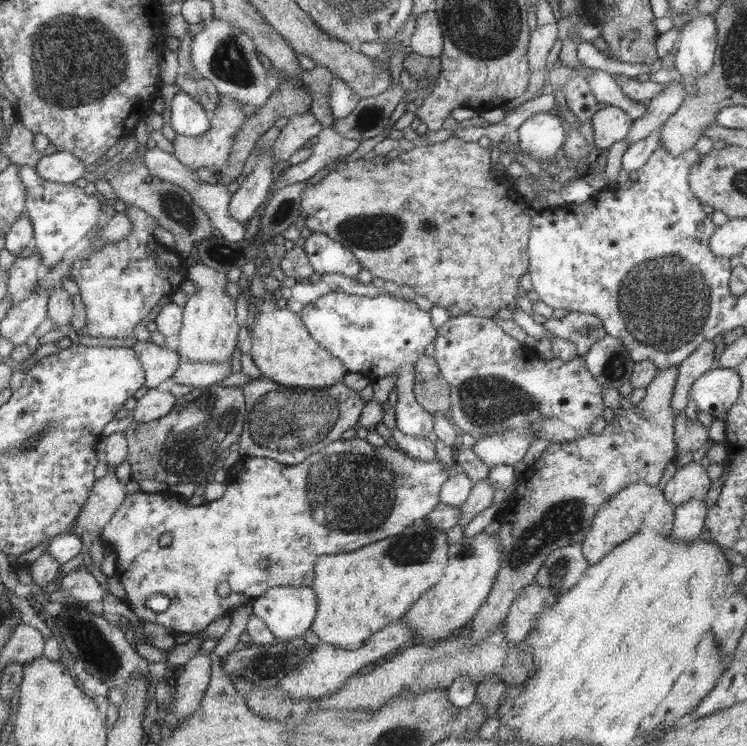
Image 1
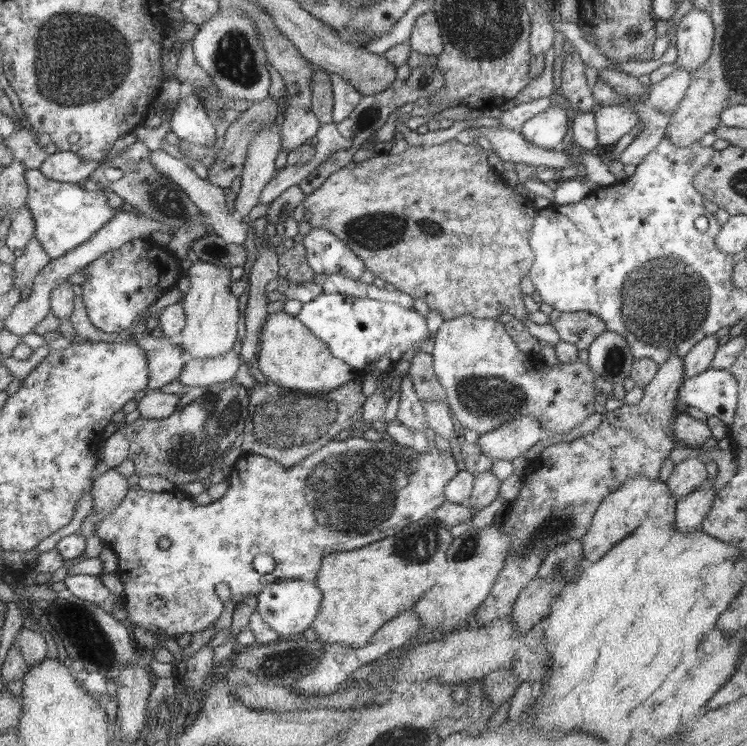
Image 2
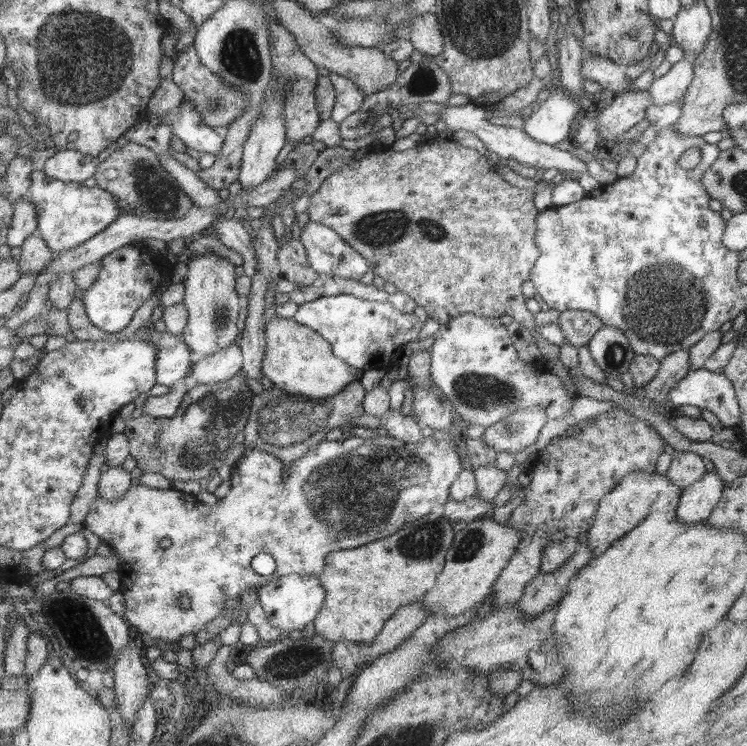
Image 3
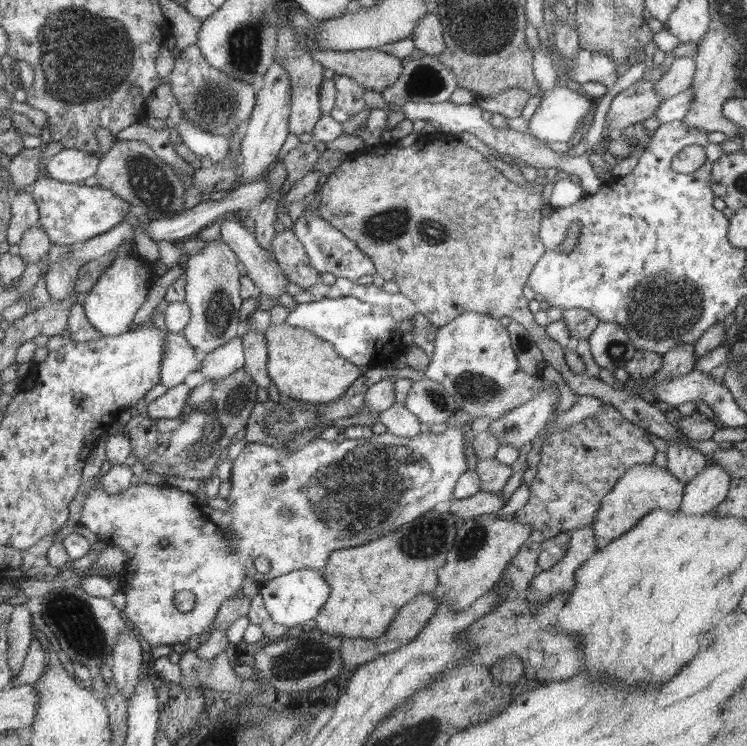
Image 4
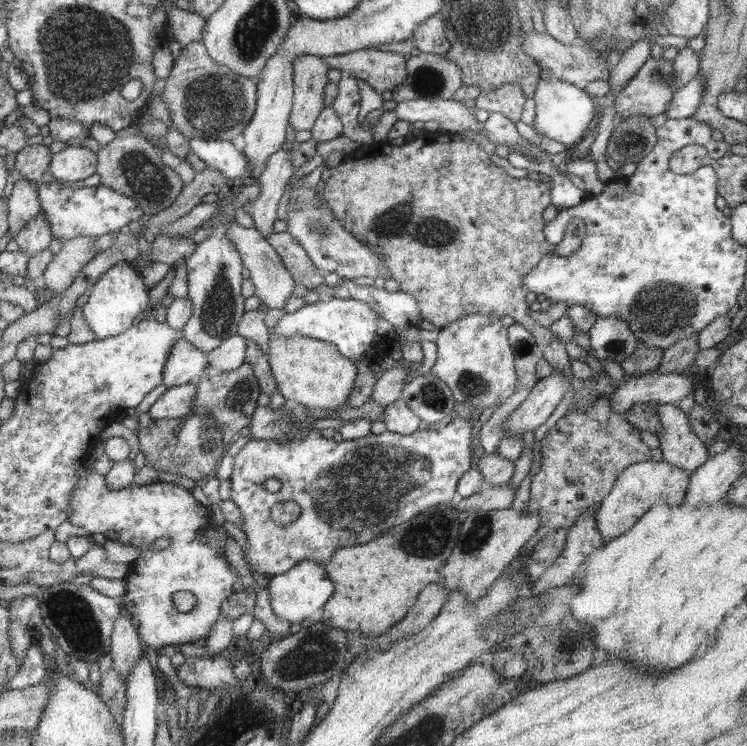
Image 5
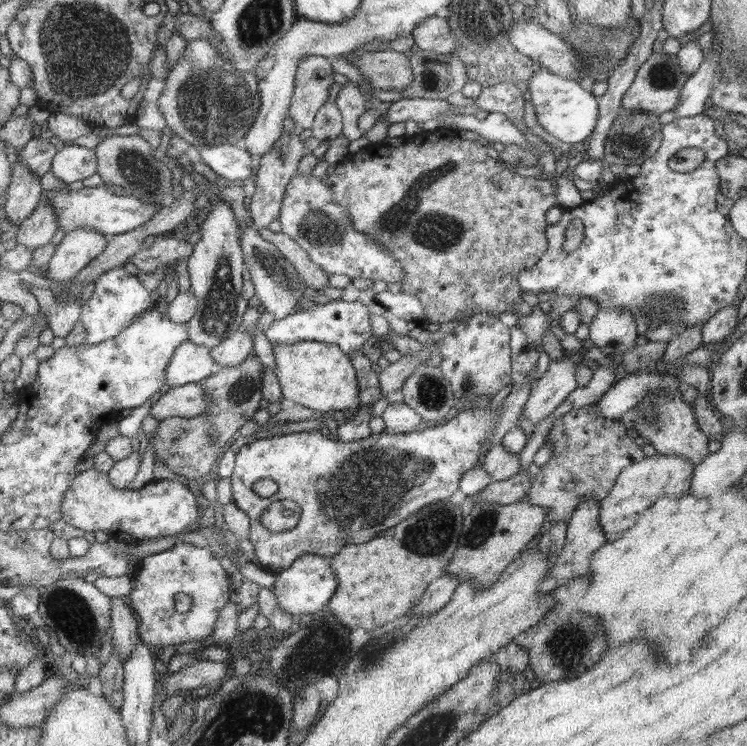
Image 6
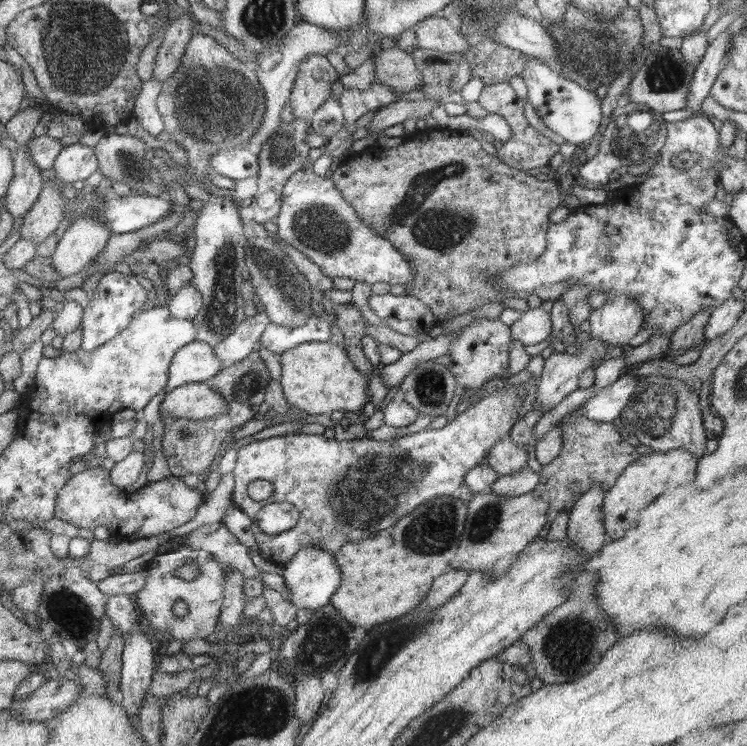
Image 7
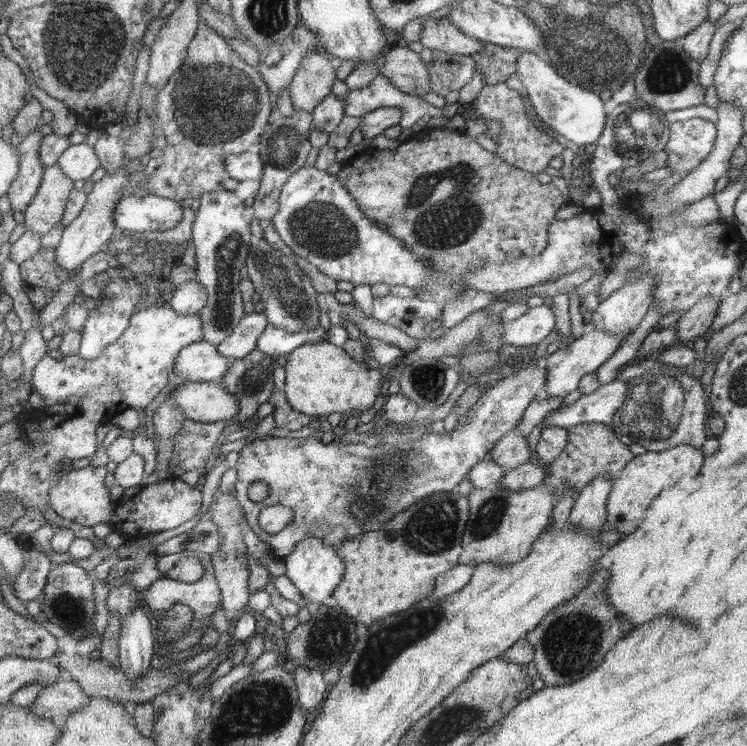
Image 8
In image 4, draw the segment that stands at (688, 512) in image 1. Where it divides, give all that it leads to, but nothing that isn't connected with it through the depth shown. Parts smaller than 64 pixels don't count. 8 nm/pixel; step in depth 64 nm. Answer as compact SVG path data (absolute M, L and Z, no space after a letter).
M714 462L690 482L685 483L681 512L684 514L710 514L728 496L729 474Z

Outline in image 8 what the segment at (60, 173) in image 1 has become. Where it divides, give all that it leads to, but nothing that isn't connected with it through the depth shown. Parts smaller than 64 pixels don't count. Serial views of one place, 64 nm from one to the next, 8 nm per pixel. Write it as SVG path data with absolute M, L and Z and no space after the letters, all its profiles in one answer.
M86 143L71 145L57 162L60 171L72 182L91 179L101 166L100 156Z

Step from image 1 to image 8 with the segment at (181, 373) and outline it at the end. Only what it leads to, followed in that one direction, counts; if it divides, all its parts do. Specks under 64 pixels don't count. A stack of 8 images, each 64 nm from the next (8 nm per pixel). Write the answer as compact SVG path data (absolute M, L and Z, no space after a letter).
M246 313L233 333L217 345L218 352L230 360L228 364L231 364L233 360L248 356L257 348L258 339L268 323L264 313Z

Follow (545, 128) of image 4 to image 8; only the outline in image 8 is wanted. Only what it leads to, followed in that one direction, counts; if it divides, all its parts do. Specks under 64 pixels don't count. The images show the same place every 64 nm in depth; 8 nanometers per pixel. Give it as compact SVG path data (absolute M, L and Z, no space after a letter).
M525 50L521 51L521 58L518 60L517 75L539 120L547 124L550 129L572 141L574 145L579 145L581 149L598 141L607 117L599 93L576 85L559 73L549 61L540 58L537 53Z

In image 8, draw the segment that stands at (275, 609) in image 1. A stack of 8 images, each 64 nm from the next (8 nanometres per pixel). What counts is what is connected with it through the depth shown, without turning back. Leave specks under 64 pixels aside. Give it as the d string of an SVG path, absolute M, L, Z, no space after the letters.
M315 536L299 542L293 553L283 561L286 565L285 575L301 592L303 599L310 602L308 607L311 609L322 605L322 602L337 590L337 586L341 584L345 574L345 563L337 554L337 546L326 545L321 538Z

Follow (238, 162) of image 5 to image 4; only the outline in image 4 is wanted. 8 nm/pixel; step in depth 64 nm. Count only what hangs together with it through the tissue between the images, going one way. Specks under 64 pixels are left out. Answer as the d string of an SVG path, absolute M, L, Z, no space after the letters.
M181 119L176 125L176 129L180 133L182 143L186 144L190 151L198 155L200 159L206 158L216 164L216 162L222 162L228 158L228 154L230 154L228 138L206 132L195 122L190 122L190 119Z

